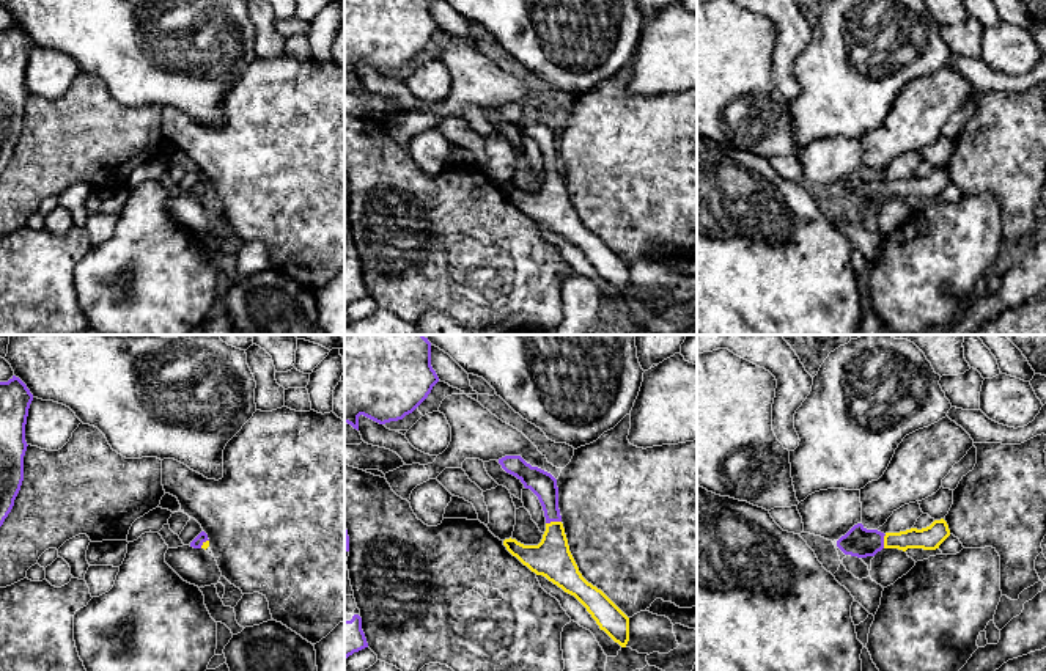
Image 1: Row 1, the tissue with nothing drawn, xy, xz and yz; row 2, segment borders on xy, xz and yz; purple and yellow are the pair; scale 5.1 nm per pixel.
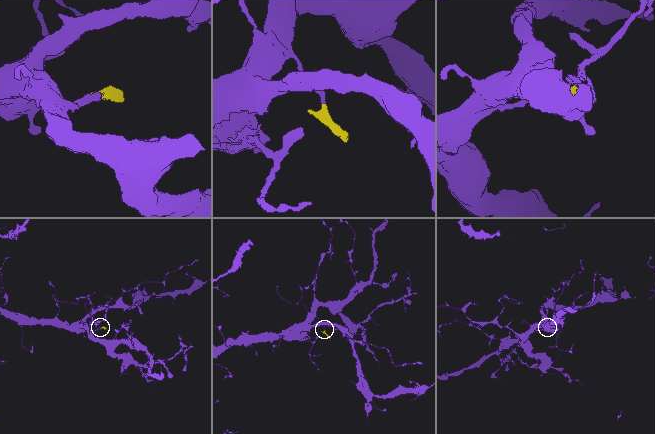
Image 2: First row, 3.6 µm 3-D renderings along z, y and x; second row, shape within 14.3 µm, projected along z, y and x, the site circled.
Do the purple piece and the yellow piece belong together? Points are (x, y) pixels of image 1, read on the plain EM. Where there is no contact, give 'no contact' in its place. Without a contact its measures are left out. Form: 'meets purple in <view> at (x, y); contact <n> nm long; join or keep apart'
meets purple in xz at (552, 168); contact 80 nm long; join

